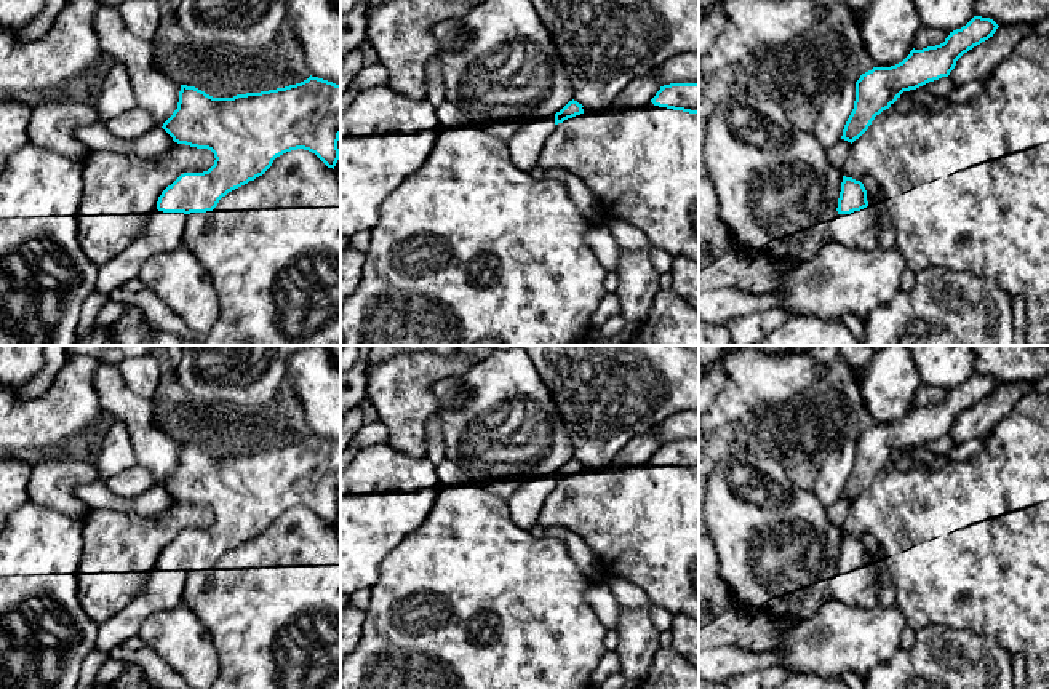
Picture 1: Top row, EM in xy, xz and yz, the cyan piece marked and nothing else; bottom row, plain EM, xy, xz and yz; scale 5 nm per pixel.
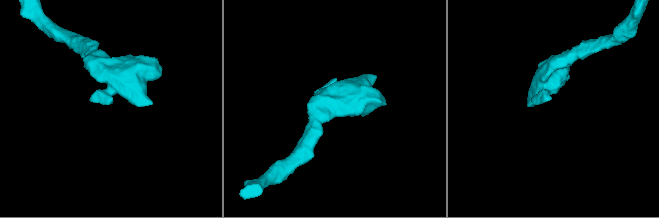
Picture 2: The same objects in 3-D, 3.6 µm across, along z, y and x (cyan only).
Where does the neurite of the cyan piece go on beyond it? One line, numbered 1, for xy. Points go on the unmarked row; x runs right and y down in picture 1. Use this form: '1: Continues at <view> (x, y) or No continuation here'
1: Continues at xy (163, 590)

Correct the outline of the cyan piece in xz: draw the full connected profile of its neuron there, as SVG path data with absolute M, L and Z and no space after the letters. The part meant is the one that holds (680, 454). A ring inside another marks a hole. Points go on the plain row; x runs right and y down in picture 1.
M699 441L664 443L651 460L659 465L699 472Z

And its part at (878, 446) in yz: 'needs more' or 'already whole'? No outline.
already whole

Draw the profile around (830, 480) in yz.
M846 441L835 449L816 476L814 496L824 505L828 507L836 502L841 494L844 483L854 467L856 459L856 441Z

